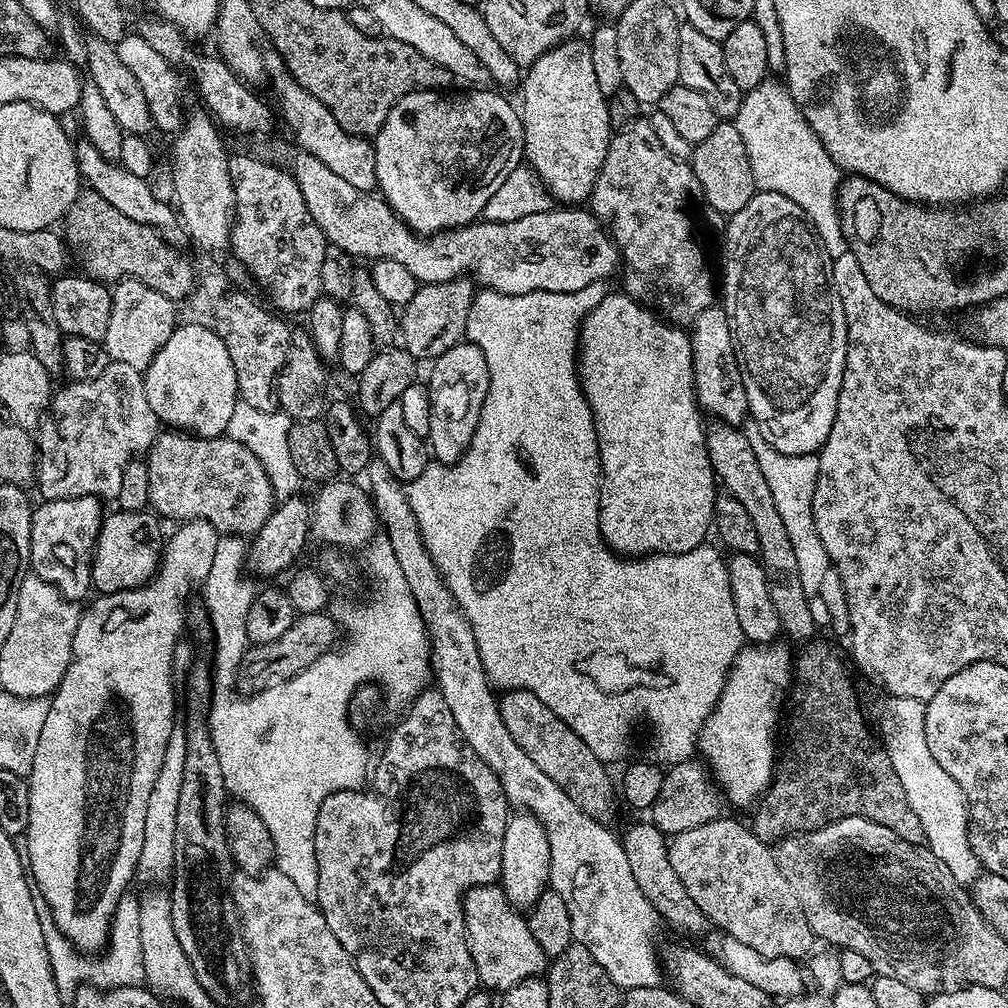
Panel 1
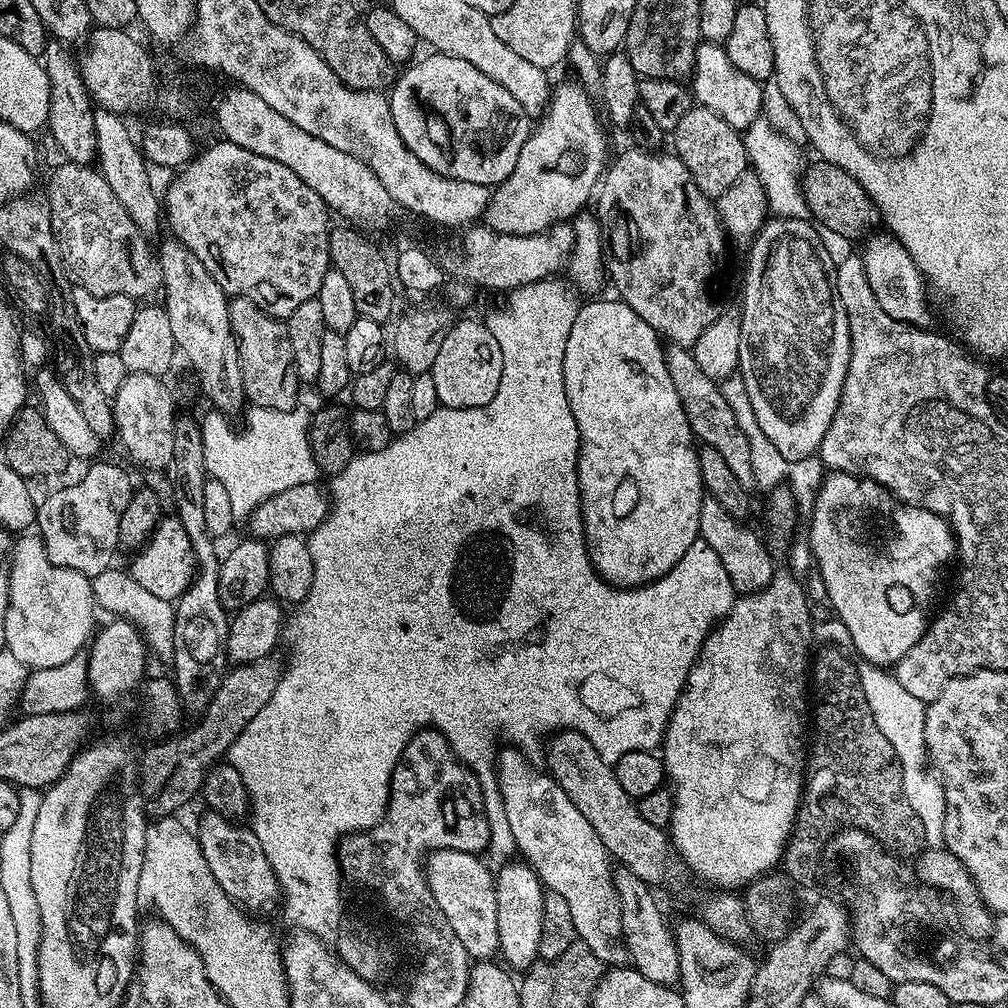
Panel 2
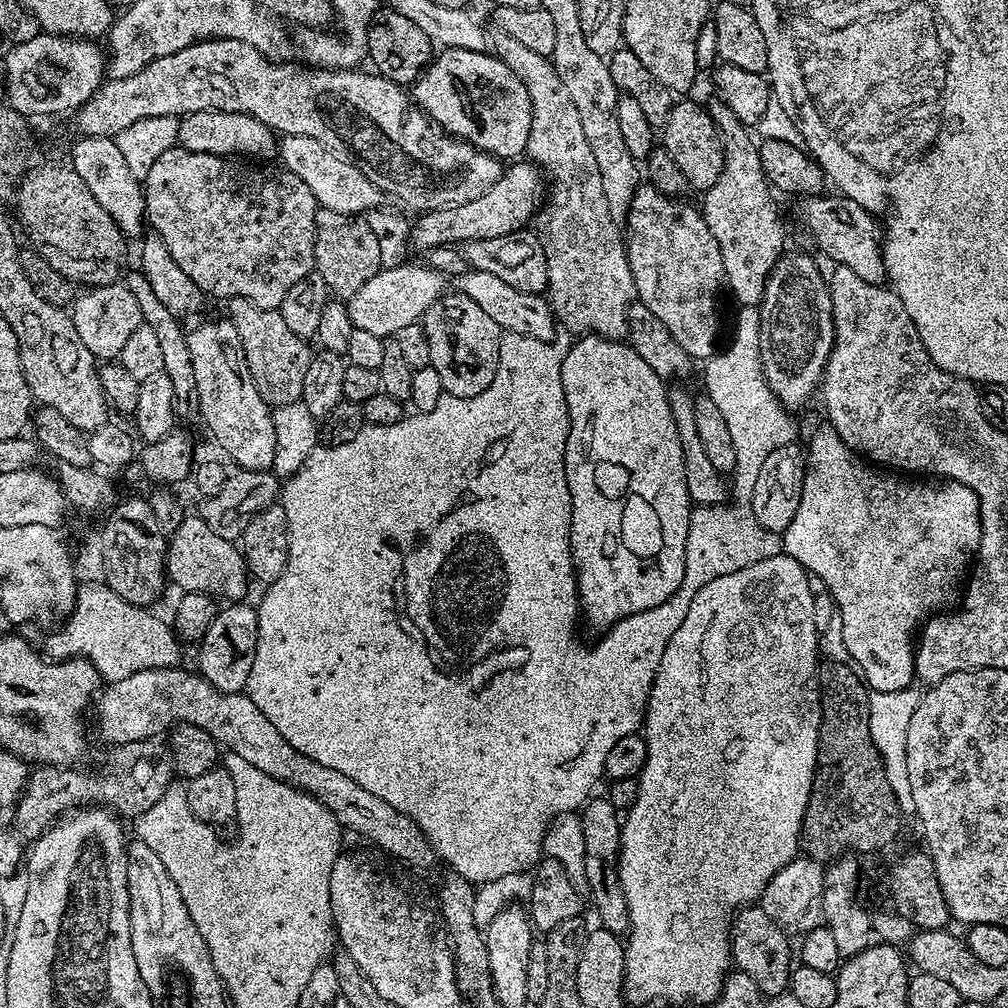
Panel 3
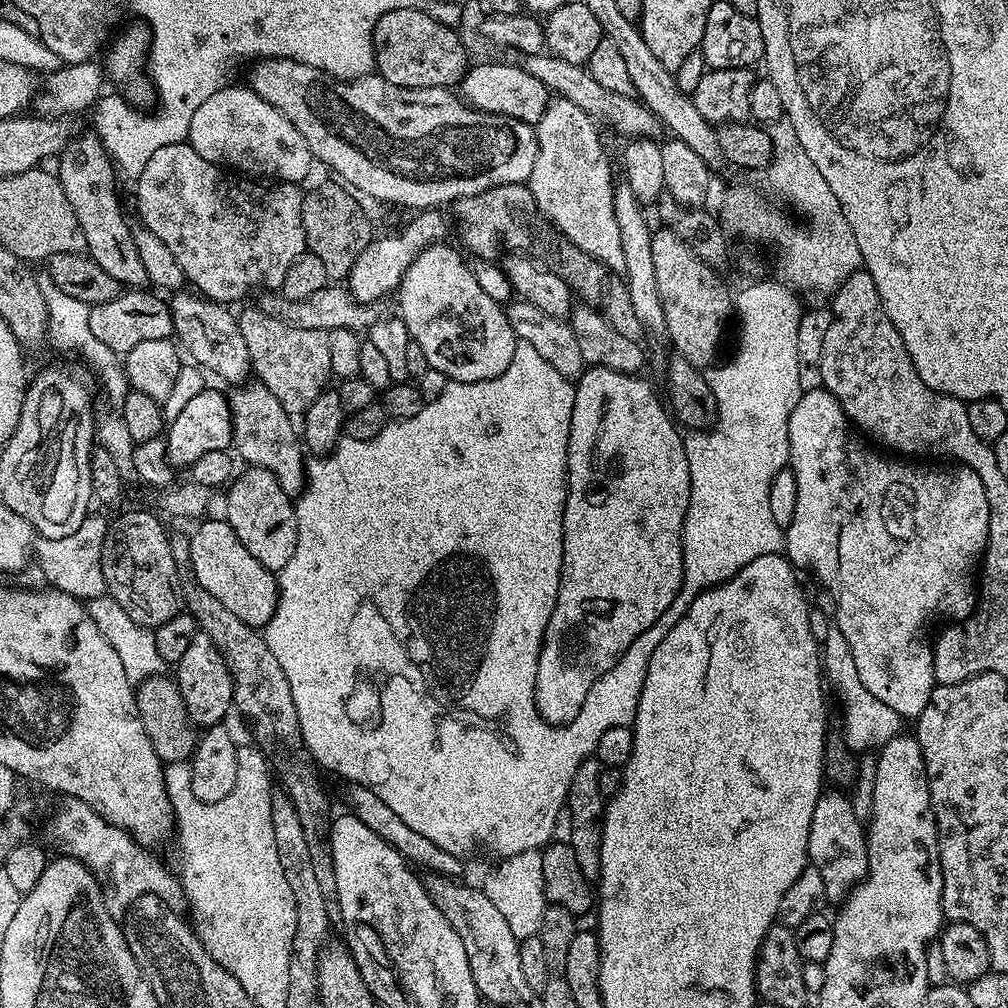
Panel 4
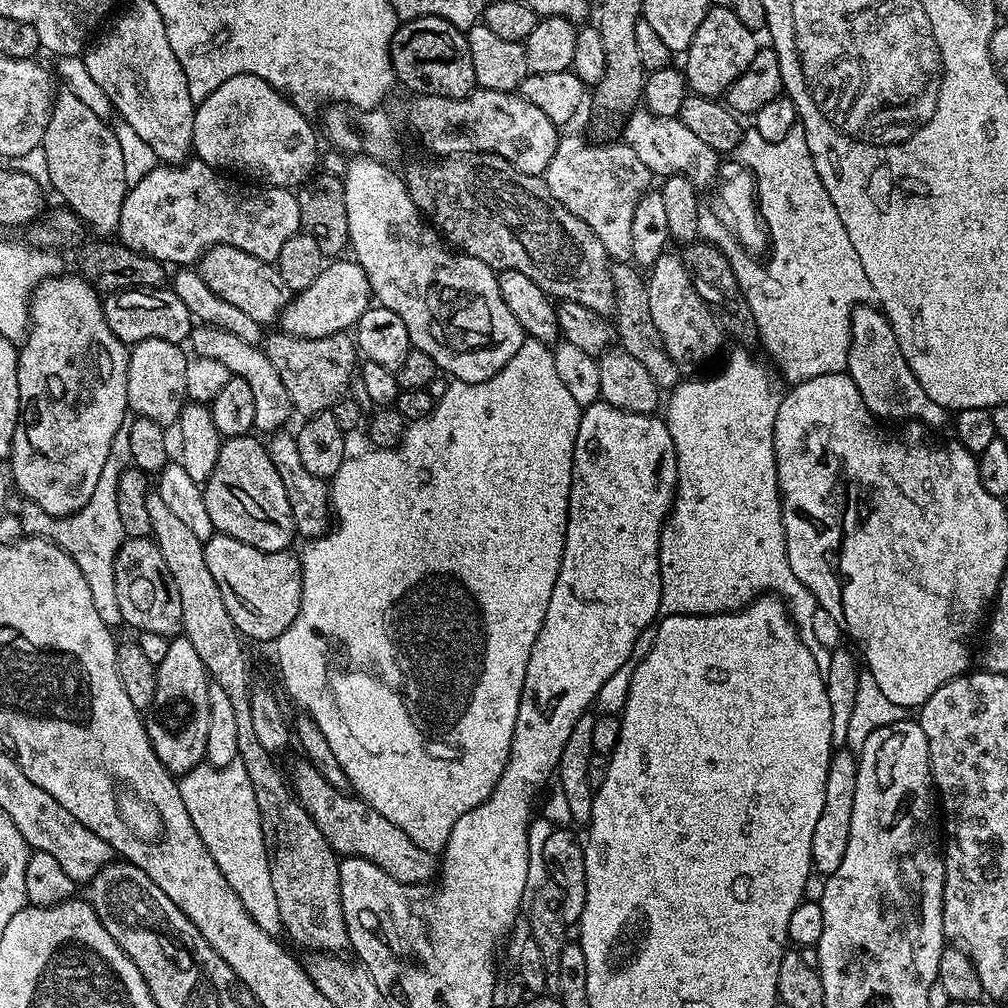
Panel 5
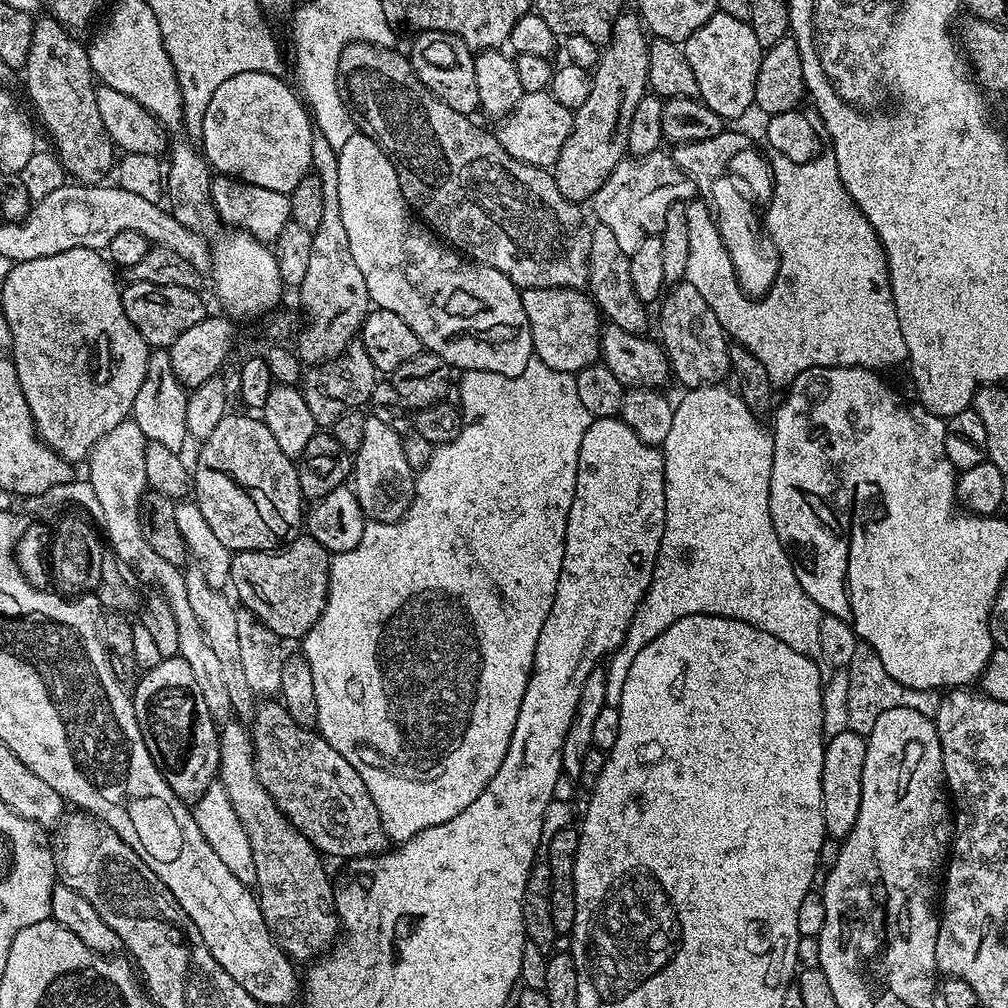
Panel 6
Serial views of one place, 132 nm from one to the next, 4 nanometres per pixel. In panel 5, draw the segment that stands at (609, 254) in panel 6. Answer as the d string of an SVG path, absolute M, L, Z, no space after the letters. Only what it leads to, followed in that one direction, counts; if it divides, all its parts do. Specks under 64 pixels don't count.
M616 262L612 264L612 277L614 278L614 298L616 299L616 311L614 313L614 332L618 337L619 347L624 349L630 358L638 358L650 378L662 390L671 390L681 383L682 373L680 368L666 354L662 334L658 334L658 326L654 326L654 317L650 315L650 294L648 293L648 281L631 263Z

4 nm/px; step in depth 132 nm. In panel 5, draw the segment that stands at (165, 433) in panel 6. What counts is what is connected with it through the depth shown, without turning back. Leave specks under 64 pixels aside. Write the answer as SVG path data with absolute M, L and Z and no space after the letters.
M146 338L131 345L128 354L128 377L126 378L126 398L129 409L136 416L150 418L162 426L175 425L180 412L188 400L186 390L186 366L189 357L184 356L185 349L174 342L162 338Z

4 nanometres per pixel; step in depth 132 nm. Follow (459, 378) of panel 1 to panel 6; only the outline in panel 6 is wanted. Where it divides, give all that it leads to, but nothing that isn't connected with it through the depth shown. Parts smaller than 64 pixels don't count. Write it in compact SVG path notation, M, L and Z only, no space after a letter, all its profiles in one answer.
M359 130L346 141L346 146L342 146L338 150L338 206L342 206L342 223L346 226L347 236L350 237L350 254L354 254L354 263L358 265L358 270L362 270L362 278L366 278L368 298L375 307L385 308L398 314L402 318L402 322L406 322L406 326L410 326L410 330L414 330L414 334L418 334L421 345L427 351L441 356L447 364L452 365L453 369L486 370L503 376L520 376L522 370L526 370L526 366L534 358L534 353L530 338L530 322L526 318L526 310L522 306L520 297L521 289L512 284L510 278L506 278L506 274L485 264L479 264L477 260L473 260L449 246L423 220L417 218L408 199L402 194L402 186L398 182L398 173L392 164L392 159L384 153L384 149L380 147L379 142L373 136L366 136Z

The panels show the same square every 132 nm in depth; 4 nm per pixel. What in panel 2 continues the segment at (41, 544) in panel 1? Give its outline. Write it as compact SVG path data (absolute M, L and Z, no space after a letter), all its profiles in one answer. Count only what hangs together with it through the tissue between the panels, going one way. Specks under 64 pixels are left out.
M92 464L85 470L84 477L82 477L81 480L76 480L73 484L68 484L65 488L60 488L57 492L50 493L44 501L41 499L36 510L36 522L34 528L39 535L41 542L46 546L46 554L50 558L50 562L54 562L54 566L62 566L63 568L69 568L70 570L78 570L78 574L82 574L89 578L102 574L107 568L113 567L114 560L112 560L112 555L115 554L116 548L119 549L121 547L118 522L122 522L122 510L126 510L126 506L130 506L133 491L134 483L132 484L132 476L122 465Z

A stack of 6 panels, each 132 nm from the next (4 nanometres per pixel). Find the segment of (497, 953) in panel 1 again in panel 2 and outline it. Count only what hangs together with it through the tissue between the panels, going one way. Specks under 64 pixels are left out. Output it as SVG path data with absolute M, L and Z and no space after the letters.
M438 850L426 857L426 875L434 902L446 914L446 922L450 922L473 961L492 960L500 951L496 877L480 859L477 853L462 850Z

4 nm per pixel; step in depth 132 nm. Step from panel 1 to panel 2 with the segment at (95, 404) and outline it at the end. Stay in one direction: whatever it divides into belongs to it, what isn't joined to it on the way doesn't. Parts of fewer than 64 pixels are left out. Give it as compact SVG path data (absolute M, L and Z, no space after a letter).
M129 372L118 394L111 401L112 420L120 431L124 448L148 470L164 470L172 463L174 454L174 426L178 409L165 381L154 374Z

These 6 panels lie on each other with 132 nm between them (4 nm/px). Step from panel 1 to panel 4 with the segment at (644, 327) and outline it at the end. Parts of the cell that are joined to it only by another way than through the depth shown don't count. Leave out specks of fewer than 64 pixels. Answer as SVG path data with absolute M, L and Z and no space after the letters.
M588 366L574 384L574 414L570 422L568 443L568 493L564 507L564 561L558 598L554 602L554 614L550 614L550 622L546 626L546 634L540 647L534 690L538 714L548 724L565 726L572 719L573 723L583 713L584 706L589 703L592 695L592 687L600 683L602 674L606 674L619 662L620 655L628 649L630 642L634 642L634 638L638 638L638 634L642 634L642 630L650 630L650 626L654 626L654 622L662 618L670 602L674 602L674 598L680 593L680 583L684 580L684 519L690 502L690 466L686 462L684 436L677 421L670 415L665 401L660 401L655 390L646 381L639 380L640 378L631 372Z

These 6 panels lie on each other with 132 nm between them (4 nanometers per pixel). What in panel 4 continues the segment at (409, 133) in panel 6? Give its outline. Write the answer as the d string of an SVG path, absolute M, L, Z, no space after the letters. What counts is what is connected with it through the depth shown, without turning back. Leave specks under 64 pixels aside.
M527 183L499 184L476 196L466 196L455 201L456 224L460 227L460 240L482 260L496 260L501 254L534 254L554 274L571 286L573 293L584 298L583 303L600 311L602 318L618 330L618 334L631 340L645 335L638 314L634 314L634 302L630 302L630 290L625 277L608 268L601 260L578 250L565 236L560 235L538 210L534 194Z

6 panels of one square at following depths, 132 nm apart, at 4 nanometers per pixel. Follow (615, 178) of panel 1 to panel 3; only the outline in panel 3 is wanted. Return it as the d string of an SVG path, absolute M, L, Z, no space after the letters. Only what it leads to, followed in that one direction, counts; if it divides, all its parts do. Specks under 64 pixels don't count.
M641 186L636 189L632 206L626 217L626 247L628 265L634 278L636 296L650 306L654 318L670 330L674 342L686 350L693 361L707 362L716 355L720 340L720 295L725 295L722 253L718 241L711 234L699 207L684 204L683 199L663 196L658 189Z

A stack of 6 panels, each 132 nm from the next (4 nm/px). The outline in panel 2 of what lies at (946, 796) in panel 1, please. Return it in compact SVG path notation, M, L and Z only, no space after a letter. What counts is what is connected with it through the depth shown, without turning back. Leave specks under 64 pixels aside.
M882 674L877 678L876 676L870 678L871 682L871 690L873 694L869 697L869 700L872 703L872 711L876 714L876 720L879 720L880 728L884 730L885 733L888 735L888 739L892 740L892 745L896 746L897 752L900 752L900 760L901 770L903 771L904 775L904 782L907 785L908 796L911 797L912 804L915 804L916 812L918 814L919 821L922 822L923 828L926 829L926 842L928 843L929 848L938 848L943 845L944 842L944 786L943 784L937 782L935 779L928 780L928 776L924 773L924 764L926 768L926 761L928 760L928 751L926 750L926 742L924 741L924 713L926 711L926 706L921 700L918 698L914 698L914 694L909 694L905 688L895 679L893 675L888 674L888 676Z

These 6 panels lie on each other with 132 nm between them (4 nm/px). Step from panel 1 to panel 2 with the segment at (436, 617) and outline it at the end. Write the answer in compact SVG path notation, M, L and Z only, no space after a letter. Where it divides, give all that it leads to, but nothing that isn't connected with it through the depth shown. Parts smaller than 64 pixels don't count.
M515 746L499 749L498 752L498 787L504 803L506 822L510 822L510 834L514 834L516 852L524 854L526 862L540 875L540 883L550 892L562 894L570 905L570 914L574 918L574 930L579 943L590 946L590 951L606 966L624 966L629 963L628 951L622 934L622 914L620 899L612 885L613 861L604 848L602 838L594 834L594 826L582 818L582 810L570 802L566 790L551 775L532 768L525 753Z

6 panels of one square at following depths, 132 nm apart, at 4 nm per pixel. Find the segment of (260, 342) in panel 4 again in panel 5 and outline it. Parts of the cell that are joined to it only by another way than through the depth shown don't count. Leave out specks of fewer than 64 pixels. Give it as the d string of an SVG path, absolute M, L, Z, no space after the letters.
M279 330L273 332L267 337L266 351L270 362L274 362L274 370L278 370L278 378L282 378L282 386L290 394L293 409L299 415L301 412L301 417L327 412L345 399L358 368L358 349L348 332L326 338L298 338Z

